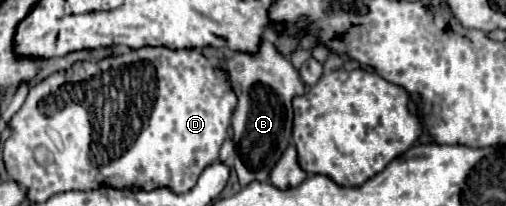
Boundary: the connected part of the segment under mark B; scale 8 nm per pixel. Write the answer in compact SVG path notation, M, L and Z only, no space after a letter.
M262 42L258 54L234 54L222 64L222 68L230 74L230 86L238 96L238 106L232 118L232 140L236 146L234 170L242 186L250 184L252 180L266 182L274 164L280 160L292 140L292 98L302 96L306 88L298 76L298 70L288 58L278 54L270 42Z

